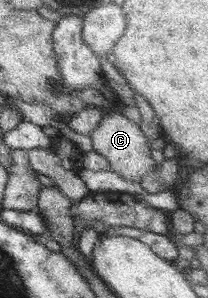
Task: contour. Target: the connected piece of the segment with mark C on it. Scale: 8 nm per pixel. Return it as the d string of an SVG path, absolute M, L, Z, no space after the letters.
M121 112L106 114L94 131L89 133L92 138L93 150L103 155L112 167L111 171L123 177L126 181L137 181L140 183L154 171L155 161L150 156L152 151L148 146L148 138L144 136L139 125L128 120Z

